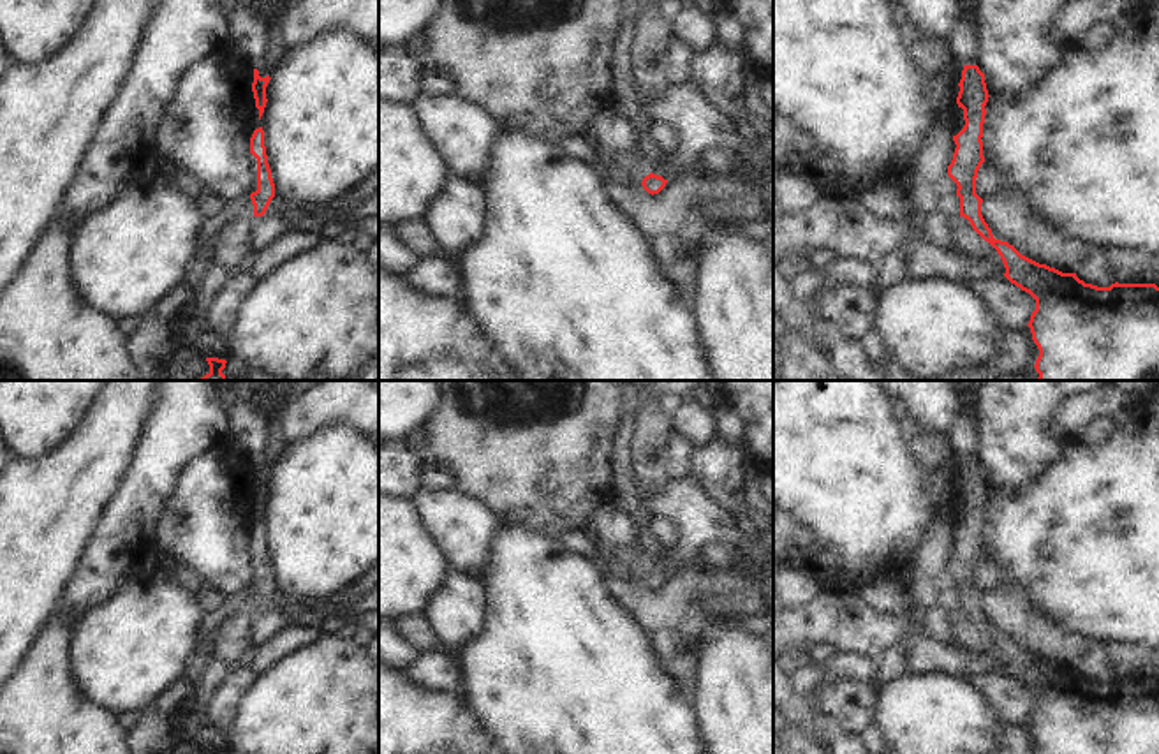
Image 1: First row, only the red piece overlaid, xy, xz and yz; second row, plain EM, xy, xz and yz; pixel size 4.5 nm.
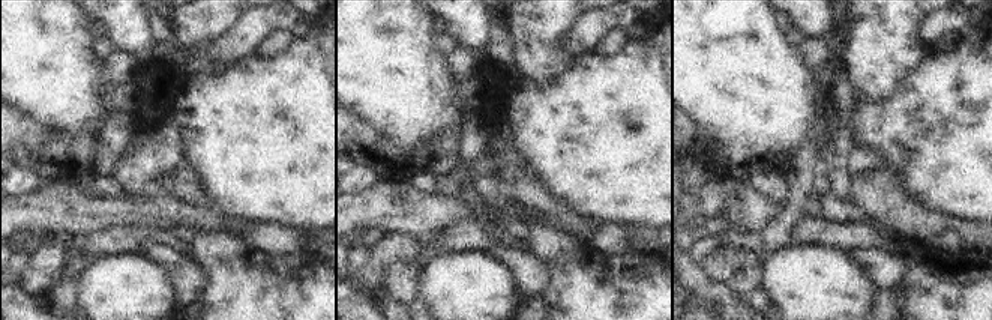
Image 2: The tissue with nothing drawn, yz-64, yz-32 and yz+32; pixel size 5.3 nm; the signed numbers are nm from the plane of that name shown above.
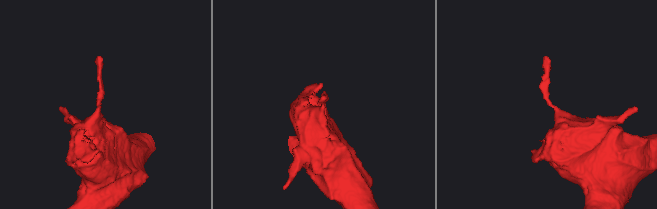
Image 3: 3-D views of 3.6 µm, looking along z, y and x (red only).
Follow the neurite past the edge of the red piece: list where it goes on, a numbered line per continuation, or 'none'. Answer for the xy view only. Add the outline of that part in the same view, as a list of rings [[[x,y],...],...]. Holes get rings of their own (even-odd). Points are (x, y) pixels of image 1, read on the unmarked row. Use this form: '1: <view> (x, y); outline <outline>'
none

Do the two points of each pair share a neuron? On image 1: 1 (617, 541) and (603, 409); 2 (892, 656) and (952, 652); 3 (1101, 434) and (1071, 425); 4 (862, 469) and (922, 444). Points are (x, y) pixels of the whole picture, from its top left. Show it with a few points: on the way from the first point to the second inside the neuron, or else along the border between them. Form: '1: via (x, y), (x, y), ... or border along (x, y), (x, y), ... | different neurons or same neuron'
1: border along (605, 504), (582, 531) | different neurons
2: border along (920, 636), (906, 672) | different neurons
3: border along (1110, 418), (1096, 421), (1080, 439) | different neurons
4: border along (909, 441), (915, 455), (936, 471) | different neurons

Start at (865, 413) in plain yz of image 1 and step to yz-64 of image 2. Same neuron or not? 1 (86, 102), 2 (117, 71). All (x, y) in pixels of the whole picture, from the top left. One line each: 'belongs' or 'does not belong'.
1: belongs
2: does not belong

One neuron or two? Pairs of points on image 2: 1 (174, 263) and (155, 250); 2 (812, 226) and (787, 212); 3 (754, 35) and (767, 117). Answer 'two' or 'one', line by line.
1: one
2: two
3: one

